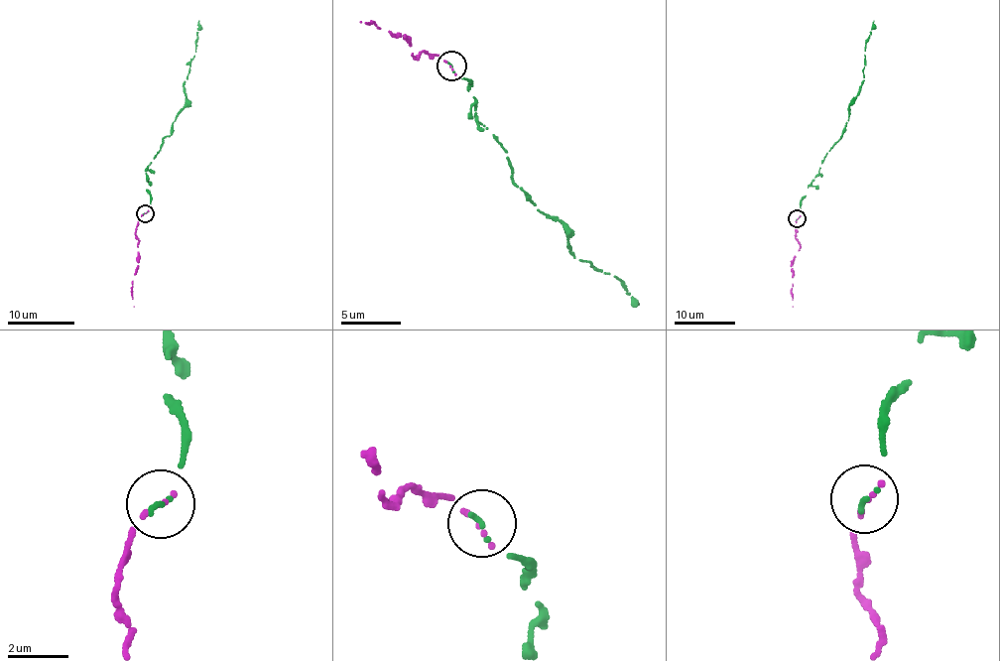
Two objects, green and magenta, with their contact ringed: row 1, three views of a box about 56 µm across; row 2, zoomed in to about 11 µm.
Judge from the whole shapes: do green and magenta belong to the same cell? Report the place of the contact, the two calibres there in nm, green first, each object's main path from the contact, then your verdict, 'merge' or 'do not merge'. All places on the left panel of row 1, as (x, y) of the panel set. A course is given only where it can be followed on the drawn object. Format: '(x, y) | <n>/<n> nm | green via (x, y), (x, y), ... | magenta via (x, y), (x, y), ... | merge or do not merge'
(145, 213) | 140/160 nm | green via (145, 213), (151, 195), (146, 172), (184, 105), (198, 20) | magenta via (145, 213), (139, 217), (136, 233), (138, 263), (132, 289), (133, 306) | do not merge

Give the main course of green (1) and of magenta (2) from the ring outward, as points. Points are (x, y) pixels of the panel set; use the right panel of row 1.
1: (797, 219), (808, 187), (849, 121), (849, 104), (864, 80), (864, 51), (873, 20)
2: (797, 219), (794, 224), (800, 249), (791, 266), (793, 306)

